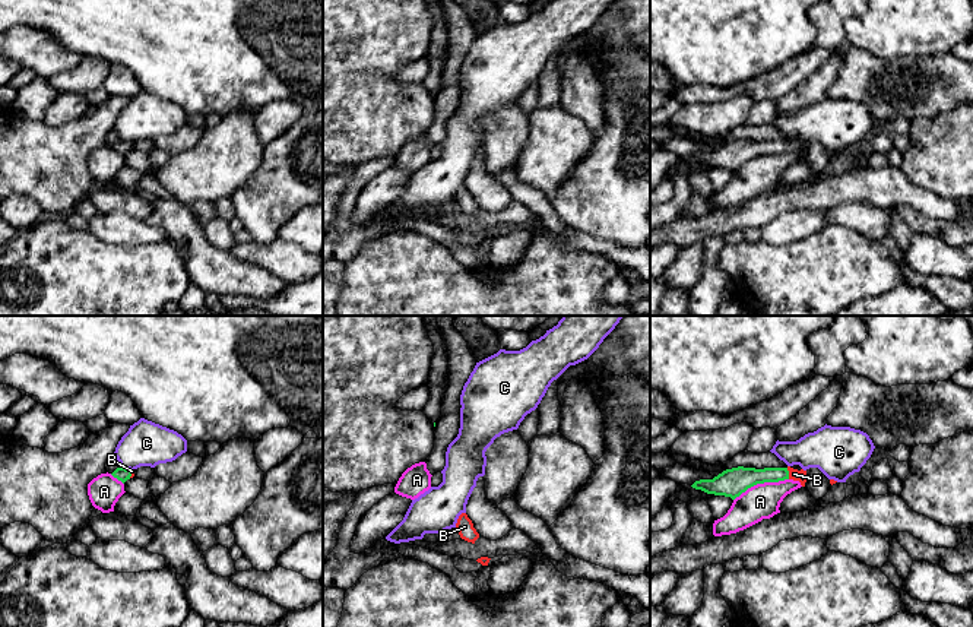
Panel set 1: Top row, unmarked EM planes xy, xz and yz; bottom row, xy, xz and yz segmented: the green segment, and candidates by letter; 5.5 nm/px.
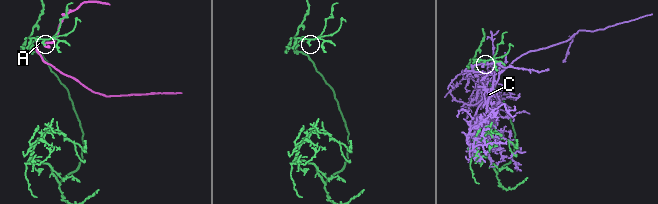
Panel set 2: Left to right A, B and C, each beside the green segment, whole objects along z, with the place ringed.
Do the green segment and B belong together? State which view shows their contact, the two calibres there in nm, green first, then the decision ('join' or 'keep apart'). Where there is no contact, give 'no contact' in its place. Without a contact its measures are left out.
meets green in yz; 130 nm thick on the green side, 60 nm on the other; join

